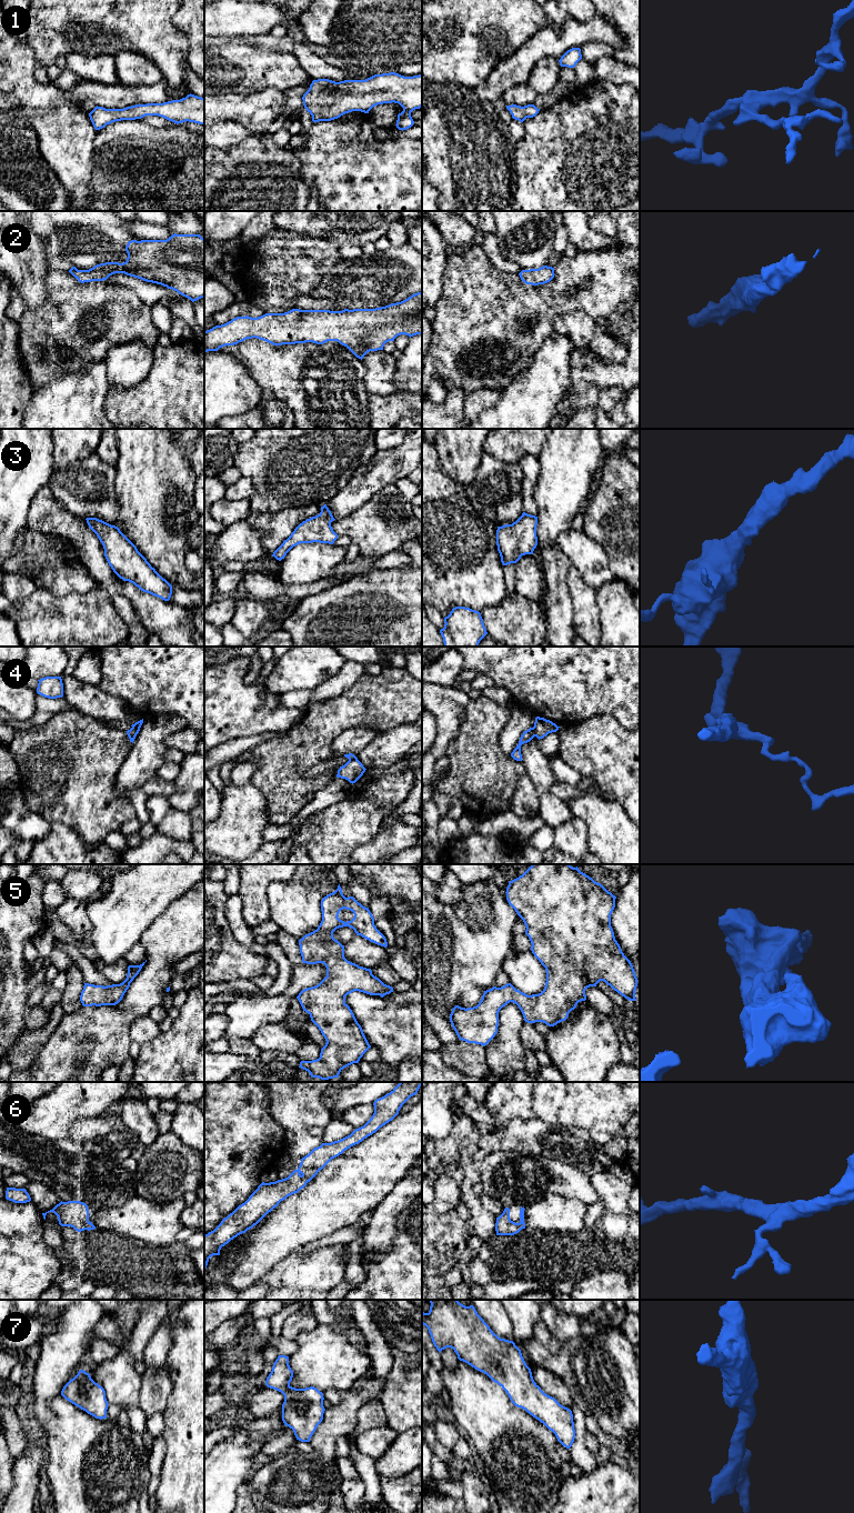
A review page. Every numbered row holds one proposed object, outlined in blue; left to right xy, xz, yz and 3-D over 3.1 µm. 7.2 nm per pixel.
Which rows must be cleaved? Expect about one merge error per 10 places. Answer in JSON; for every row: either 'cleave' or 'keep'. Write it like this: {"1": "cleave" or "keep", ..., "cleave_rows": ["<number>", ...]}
{"1": "keep", "2": "keep", "3": "keep", "4": "cleave", "5": "keep", "6": "keep", "7": "keep", "cleave_rows": ["4"]}

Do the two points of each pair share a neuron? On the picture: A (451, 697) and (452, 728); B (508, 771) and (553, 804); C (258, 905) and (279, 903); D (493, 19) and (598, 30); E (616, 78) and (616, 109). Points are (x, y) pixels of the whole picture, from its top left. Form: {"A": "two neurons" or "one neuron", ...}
{"A": "one neuron", "B": "two neurons", "C": "two neurons", "D": "two neurons", "E": "two neurons"}

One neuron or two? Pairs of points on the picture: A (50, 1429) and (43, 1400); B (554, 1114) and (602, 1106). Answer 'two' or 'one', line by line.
A: two
B: one

